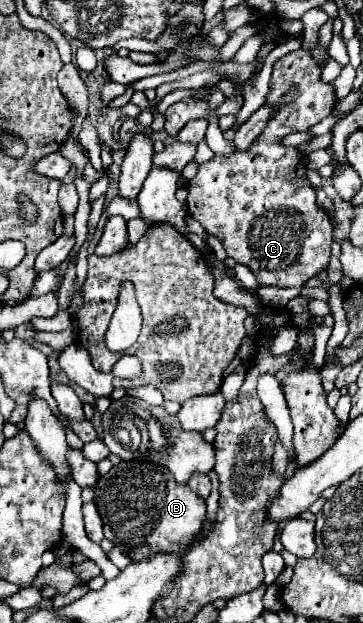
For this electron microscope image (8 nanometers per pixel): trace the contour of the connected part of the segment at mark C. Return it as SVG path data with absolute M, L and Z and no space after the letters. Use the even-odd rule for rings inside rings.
M299 48L279 58L273 64L267 102L275 104L283 96L283 92L291 88L291 84L299 88L299 96L289 106L283 106L277 110L277 114L269 120L263 134L245 152L211 158L209 162L199 166L199 172L187 184L189 196L185 204L187 204L189 216L195 218L211 236L215 236L223 244L227 256L235 258L239 264L249 266L261 286L279 286L279 288L303 286L309 278L313 278L321 268L329 264L331 242L333 242L331 218L315 202L315 190L307 180L305 166L301 164L303 154L297 152L295 148L285 148L279 144L283 136L291 132L305 132L313 124L321 122L325 116L331 114L333 106L337 104L335 86L331 82L321 80L321 70L323 70L323 60L317 60L311 54L311 50L305 50L305 48Z

